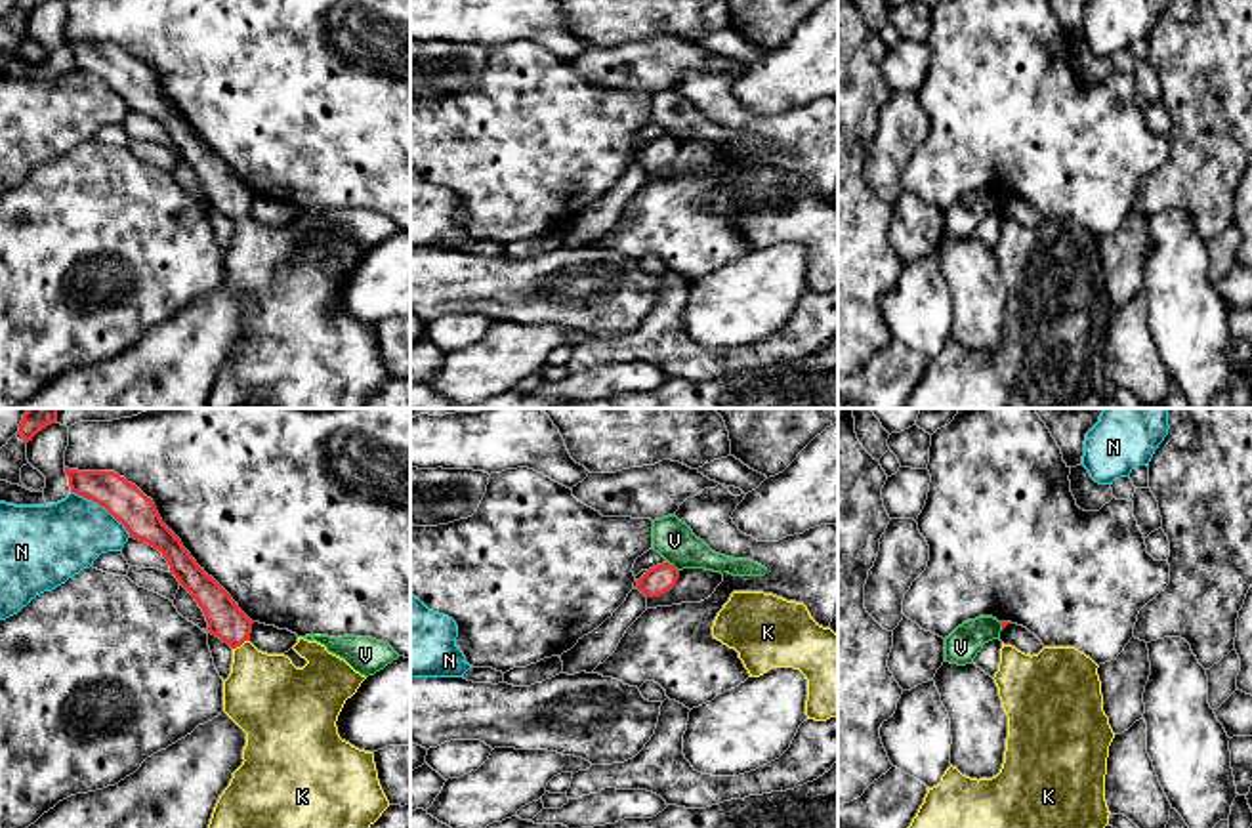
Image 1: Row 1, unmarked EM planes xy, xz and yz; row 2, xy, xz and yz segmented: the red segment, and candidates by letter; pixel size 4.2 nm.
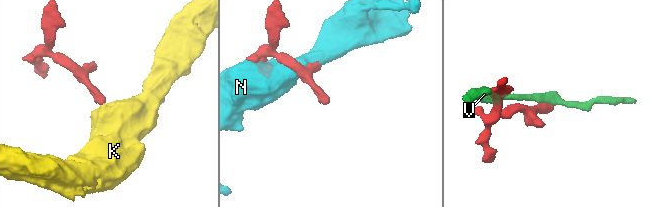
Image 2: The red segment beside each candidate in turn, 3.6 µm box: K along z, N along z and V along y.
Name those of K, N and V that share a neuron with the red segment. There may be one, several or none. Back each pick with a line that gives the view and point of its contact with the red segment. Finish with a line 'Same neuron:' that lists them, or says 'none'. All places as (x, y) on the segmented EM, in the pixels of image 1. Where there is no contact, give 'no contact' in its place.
K: xy (241, 643)
Same neuron: K

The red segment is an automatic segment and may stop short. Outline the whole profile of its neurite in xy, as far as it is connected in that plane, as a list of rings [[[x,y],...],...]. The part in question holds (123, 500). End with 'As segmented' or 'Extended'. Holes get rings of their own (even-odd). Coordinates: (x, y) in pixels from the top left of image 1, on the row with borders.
[[[65,467],[71,492],[105,507],[130,538],[158,549],[170,572],[202,609],[208,631],[233,649],[231,673],[223,681],[223,712],[246,733],[242,765],[219,796],[208,828],[370,828],[389,801],[380,786],[374,754],[338,735],[338,715],[366,679],[317,641],[298,637],[292,647],[307,660],[296,668],[284,654],[267,654],[250,643],[252,620],[231,595],[197,565],[181,540],[162,523],[155,504],[115,471]]]. Extended

